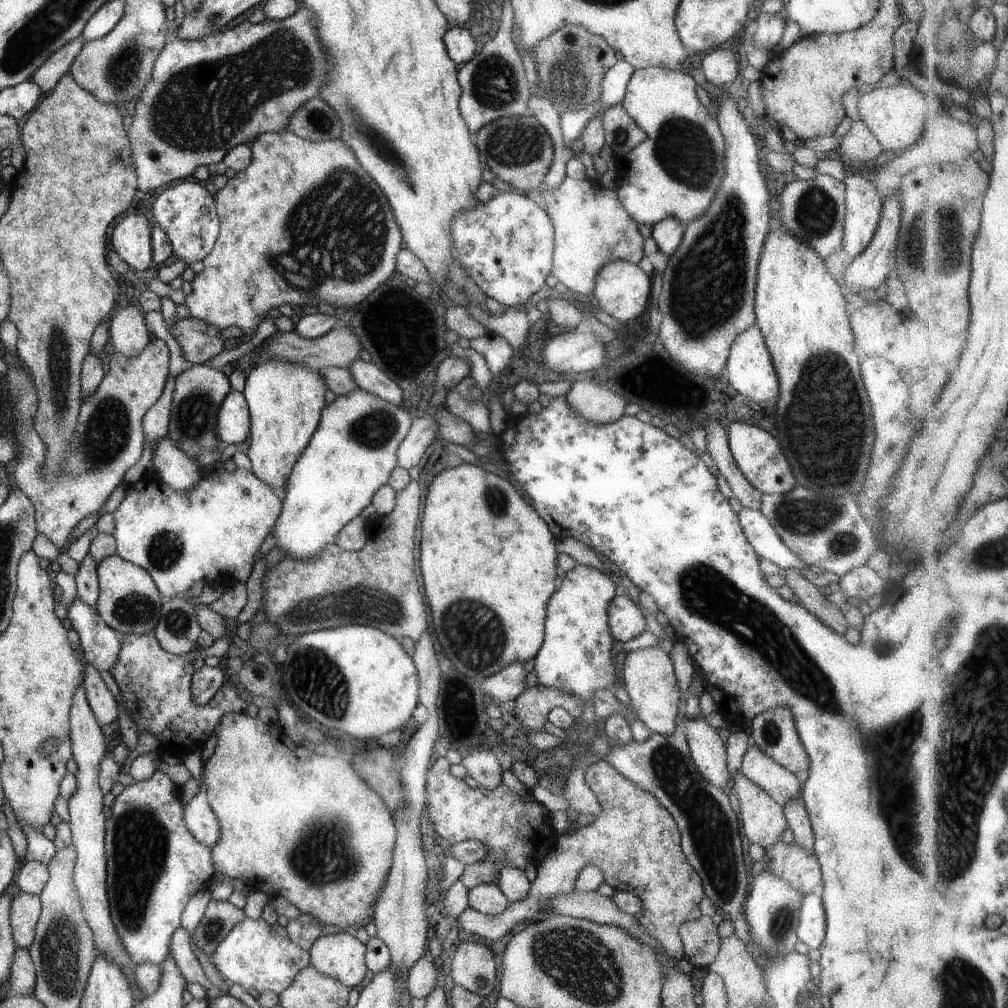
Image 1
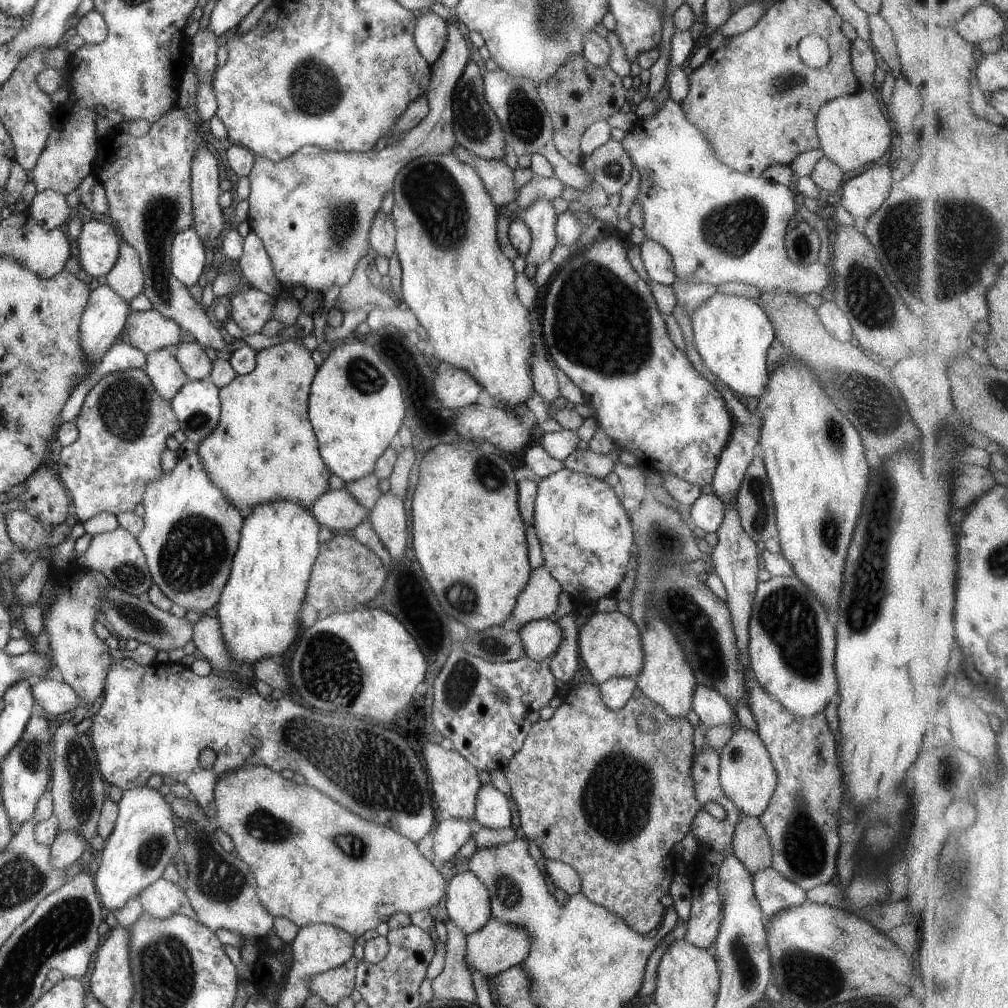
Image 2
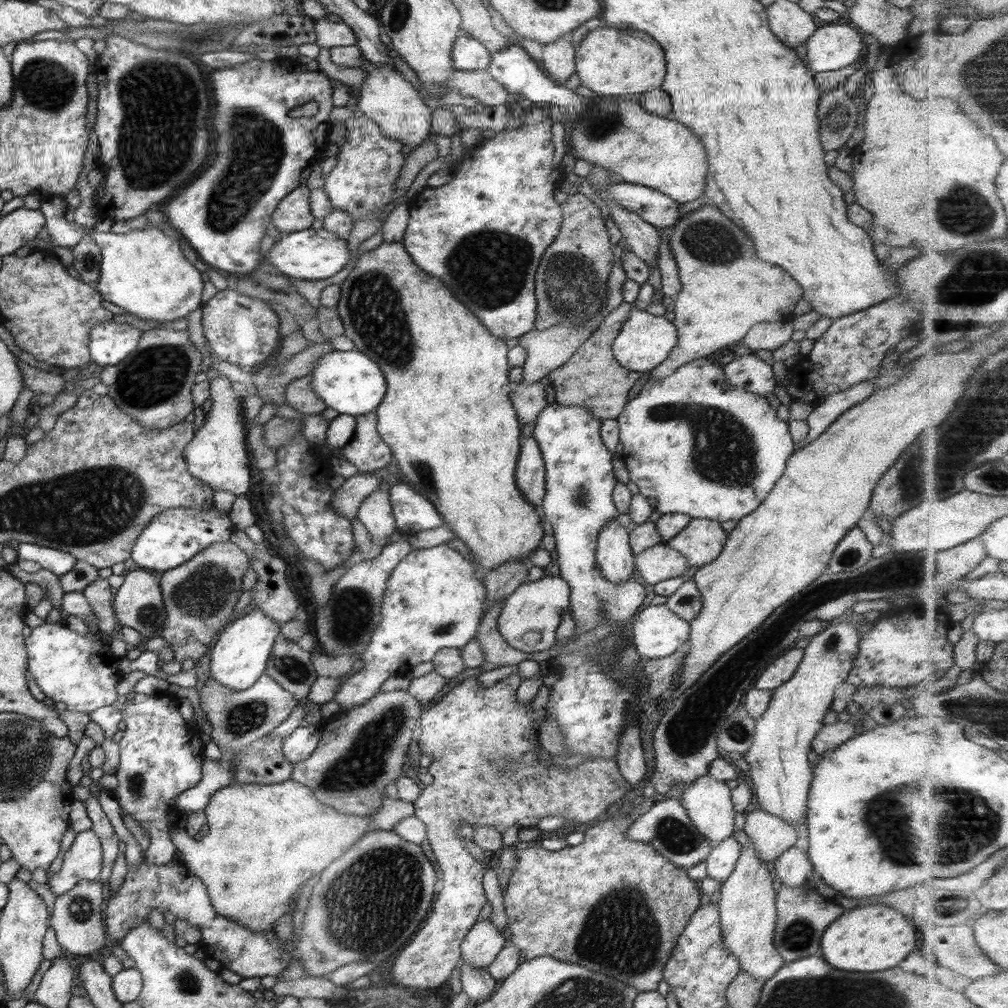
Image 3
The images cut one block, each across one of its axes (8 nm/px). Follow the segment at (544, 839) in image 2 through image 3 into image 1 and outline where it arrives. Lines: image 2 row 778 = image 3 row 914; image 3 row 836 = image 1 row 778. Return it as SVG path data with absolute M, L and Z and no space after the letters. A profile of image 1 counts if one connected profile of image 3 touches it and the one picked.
M602 757L585 768L584 781L596 796L600 806L600 811L592 816L591 822L571 830L568 834L562 833L555 837L550 853L547 853L547 856L538 862L535 878L530 882L531 886L523 899L509 903L499 914L493 916L481 914L467 905L456 918L457 928L462 928L465 932L475 934L479 938L491 938L491 940L496 941L509 932L517 922L524 920L533 922L533 920L548 914L550 911L544 902L554 897L554 894L573 891L574 880L581 872L584 864L589 863L598 867L604 883L609 884L615 891L627 891L634 894L641 901L641 912L634 914L634 919L649 936L658 942L658 945L671 959L684 958L678 928L684 922L699 918L697 905L704 896L704 890L700 878L697 876L698 872L691 868L682 853L679 839L680 831L673 817L654 796L639 788L632 780L619 774L619 771L615 770Z

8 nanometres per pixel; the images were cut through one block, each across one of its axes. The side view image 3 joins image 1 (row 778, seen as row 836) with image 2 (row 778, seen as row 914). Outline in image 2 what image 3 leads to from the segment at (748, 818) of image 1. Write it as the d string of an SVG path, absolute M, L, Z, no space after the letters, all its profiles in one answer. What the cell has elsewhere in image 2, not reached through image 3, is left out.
M745 727L732 732L718 754L718 779L721 790L743 816L758 817L765 810L777 777L769 753L756 732Z

